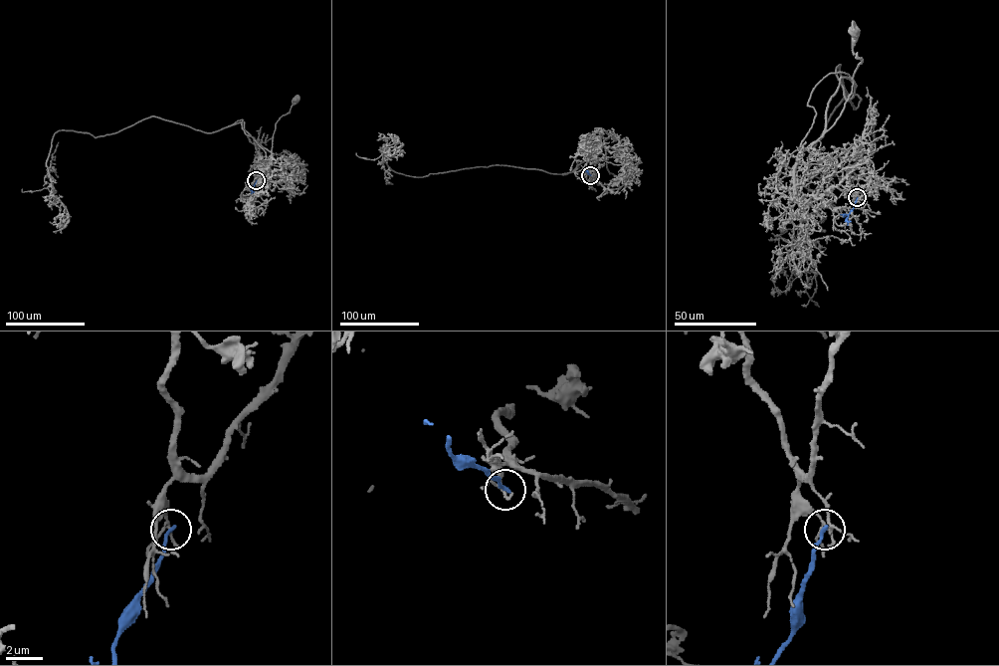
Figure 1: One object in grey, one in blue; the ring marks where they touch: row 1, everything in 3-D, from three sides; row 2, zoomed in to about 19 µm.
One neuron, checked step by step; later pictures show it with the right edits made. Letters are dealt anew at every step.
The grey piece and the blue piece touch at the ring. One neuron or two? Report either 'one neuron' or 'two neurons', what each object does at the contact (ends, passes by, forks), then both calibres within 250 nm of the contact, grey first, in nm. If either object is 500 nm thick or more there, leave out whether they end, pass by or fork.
two neurons; grey passes by; blue ends there; 120 nm thick on the grey side, 200 nm on the other

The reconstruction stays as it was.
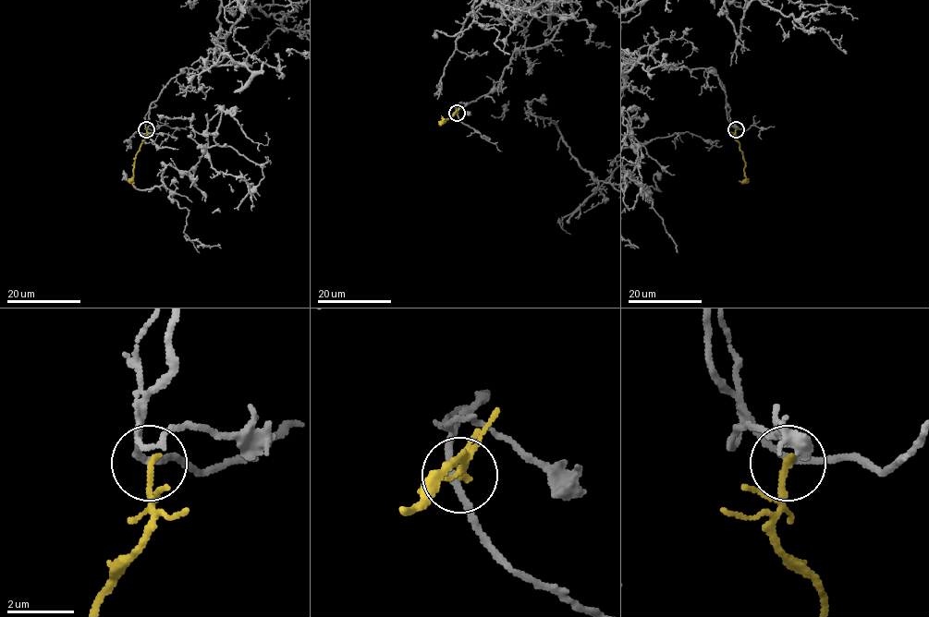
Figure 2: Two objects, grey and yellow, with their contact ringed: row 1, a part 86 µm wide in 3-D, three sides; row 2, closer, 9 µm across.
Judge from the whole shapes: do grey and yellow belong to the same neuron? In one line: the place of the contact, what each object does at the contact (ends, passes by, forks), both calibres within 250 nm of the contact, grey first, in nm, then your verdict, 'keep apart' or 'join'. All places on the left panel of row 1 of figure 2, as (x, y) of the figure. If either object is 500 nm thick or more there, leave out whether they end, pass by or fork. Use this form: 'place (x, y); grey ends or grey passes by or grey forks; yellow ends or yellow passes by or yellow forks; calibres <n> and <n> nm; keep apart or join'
place (146, 129); grey passes by; yellow ends; calibres 190 and 200 nm; keep apart

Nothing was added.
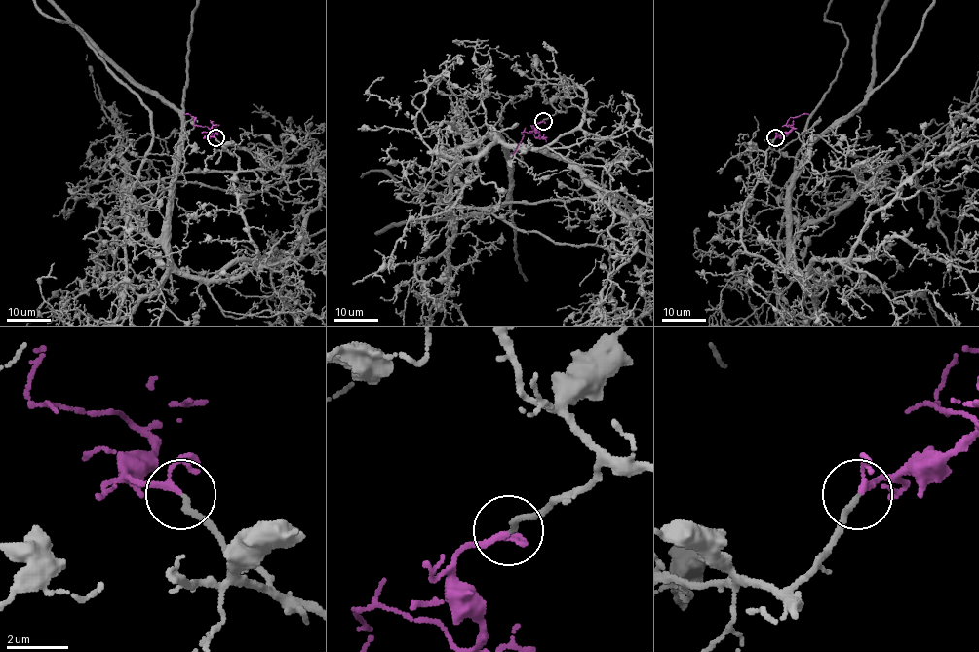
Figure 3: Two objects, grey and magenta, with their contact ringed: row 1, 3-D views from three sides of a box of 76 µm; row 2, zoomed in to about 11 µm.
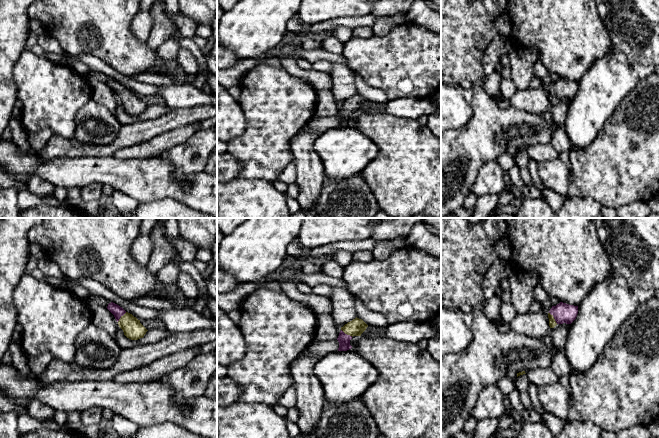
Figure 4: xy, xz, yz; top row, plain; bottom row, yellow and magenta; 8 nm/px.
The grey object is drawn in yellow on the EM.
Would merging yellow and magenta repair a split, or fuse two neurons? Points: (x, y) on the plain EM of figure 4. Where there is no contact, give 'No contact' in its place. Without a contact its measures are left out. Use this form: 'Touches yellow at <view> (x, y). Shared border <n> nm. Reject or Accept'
Touches yellow at yz (553, 94). Shared border 120 nm. Accept

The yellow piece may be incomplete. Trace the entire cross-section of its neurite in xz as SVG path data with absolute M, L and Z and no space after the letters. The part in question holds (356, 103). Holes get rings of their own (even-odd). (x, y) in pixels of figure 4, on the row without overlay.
M355 94L352 97L341 103L341 107L337 114L339 118L338 127L347 127L352 124L350 121L350 116L353 112L361 112L361 110L366 106L368 101L359 94Z

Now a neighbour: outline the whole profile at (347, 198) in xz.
M360 172L337 181L325 177L316 205L291 218L374 218L380 210Z

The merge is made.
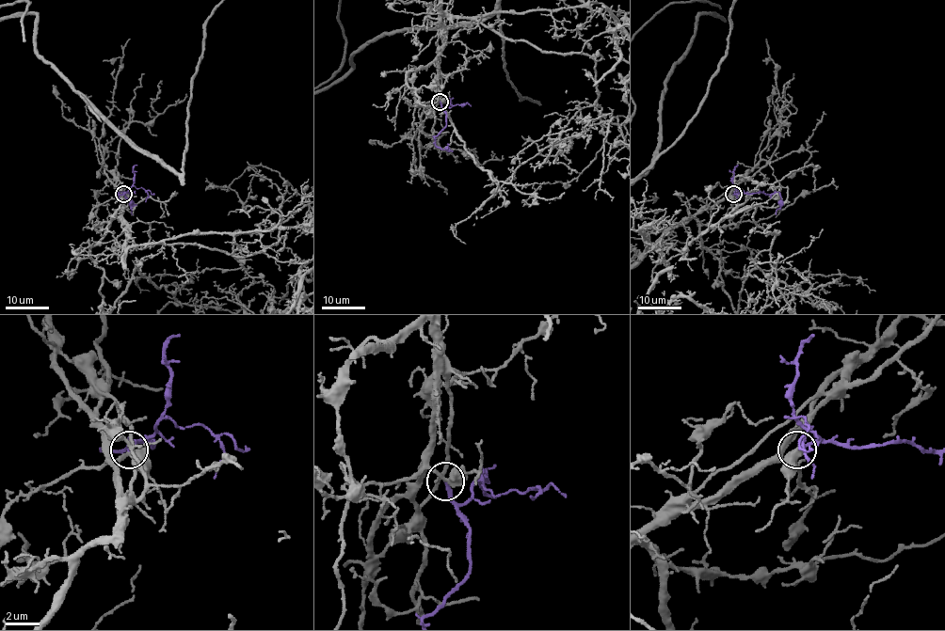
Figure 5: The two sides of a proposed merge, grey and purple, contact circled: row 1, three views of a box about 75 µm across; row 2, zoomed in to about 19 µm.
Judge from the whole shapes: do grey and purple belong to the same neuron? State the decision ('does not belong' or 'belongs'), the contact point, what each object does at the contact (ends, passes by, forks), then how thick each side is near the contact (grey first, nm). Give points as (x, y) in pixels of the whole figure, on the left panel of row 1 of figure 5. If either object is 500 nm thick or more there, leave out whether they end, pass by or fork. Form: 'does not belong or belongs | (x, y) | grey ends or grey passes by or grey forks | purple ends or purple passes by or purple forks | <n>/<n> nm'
belongs | (123, 194) | grey passes by | purple ends | 440/240 nm

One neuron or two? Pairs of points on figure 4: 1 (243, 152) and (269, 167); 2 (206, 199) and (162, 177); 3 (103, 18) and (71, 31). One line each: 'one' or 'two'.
1: one
2: one
3: one

